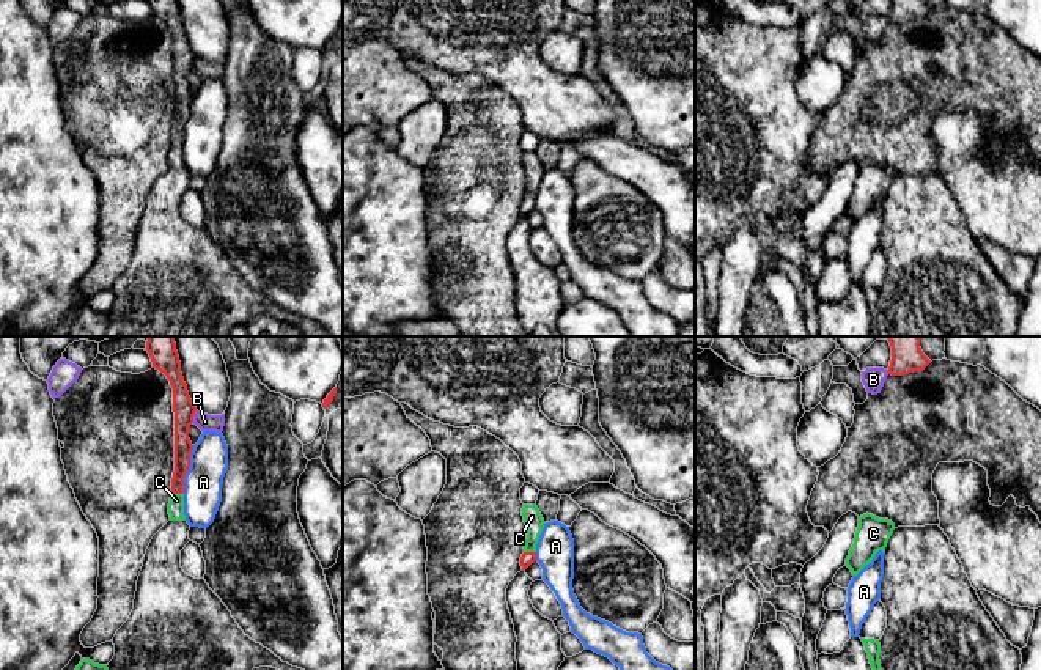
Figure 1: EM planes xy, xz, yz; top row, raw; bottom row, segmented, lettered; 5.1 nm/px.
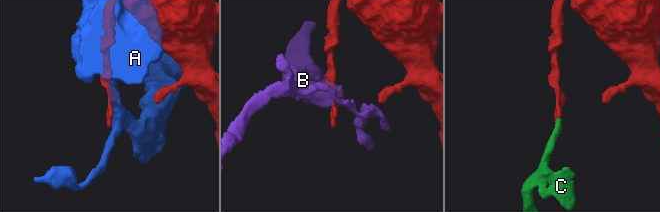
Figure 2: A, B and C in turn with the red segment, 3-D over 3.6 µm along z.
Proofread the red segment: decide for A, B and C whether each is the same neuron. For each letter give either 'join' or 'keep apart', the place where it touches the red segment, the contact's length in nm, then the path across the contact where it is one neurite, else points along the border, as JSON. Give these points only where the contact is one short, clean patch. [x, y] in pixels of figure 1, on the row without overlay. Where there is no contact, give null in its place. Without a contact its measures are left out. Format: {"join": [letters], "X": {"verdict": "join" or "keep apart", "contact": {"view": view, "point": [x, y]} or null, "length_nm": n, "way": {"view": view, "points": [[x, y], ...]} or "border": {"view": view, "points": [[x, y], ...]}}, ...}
{"join": [], "A": {"verdict": "keep apart", "contact": {"view": "xy", "point": [187, 117]}, "length_nm": 260}, "B": {"verdict": "keep apart", "contact": {"view": "xy", "point": [192, 65]}, "length_nm": 70, "border": {"view": "xy", "points": [[197, 58], [192, 69]]}}, "C": {"verdict": "keep apart", "contact": {"view": "xy", "point": [178, 140]}, "length_nm": 60, "border": {"view": "xy", "points": [[172, 140], [183, 142]]}}}

